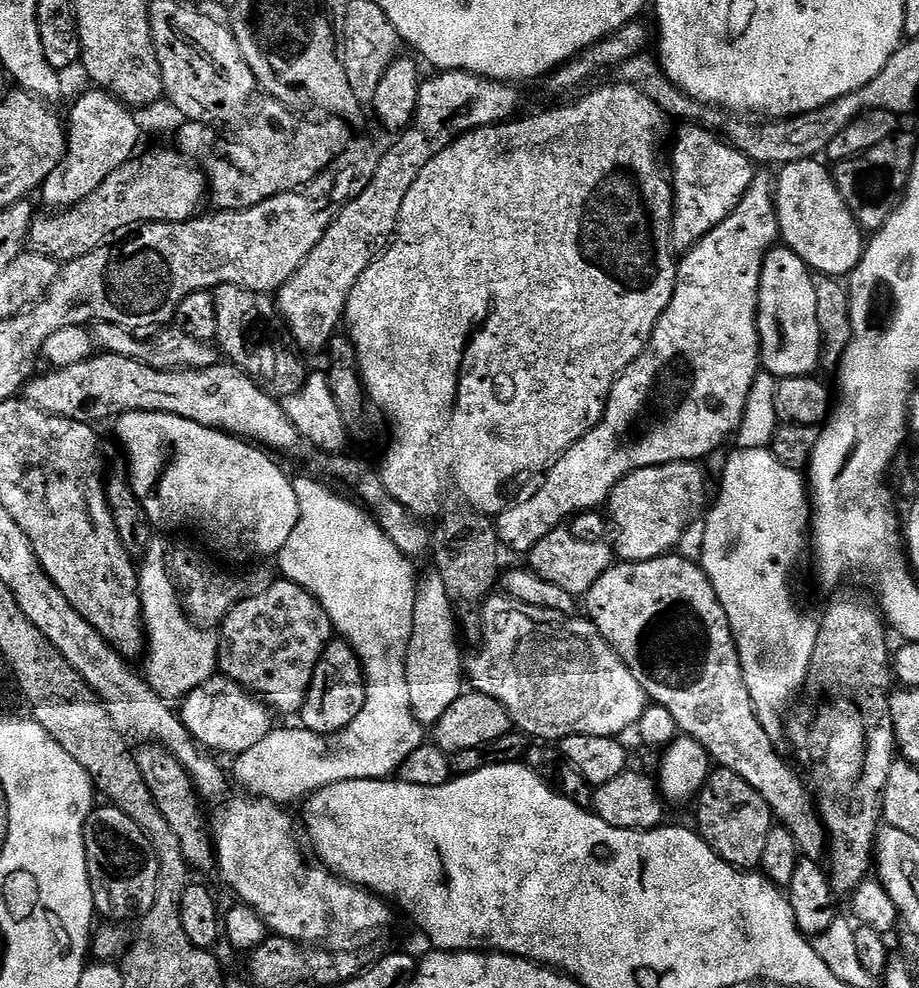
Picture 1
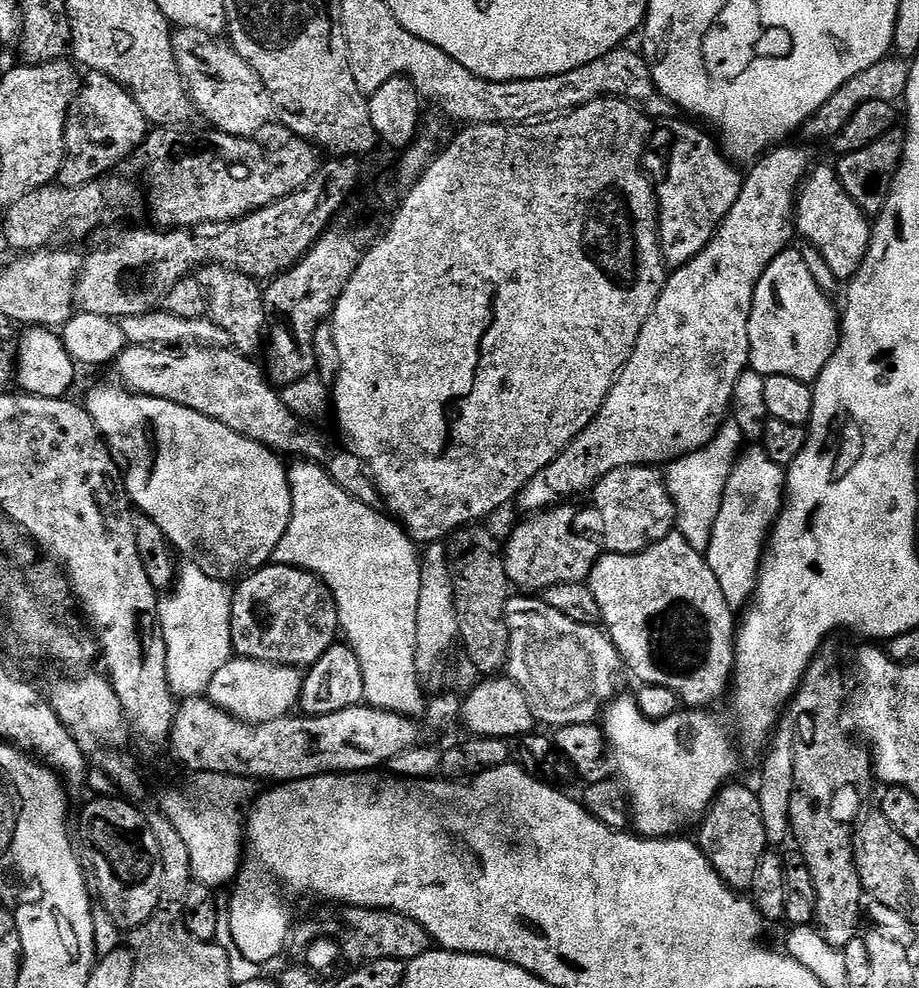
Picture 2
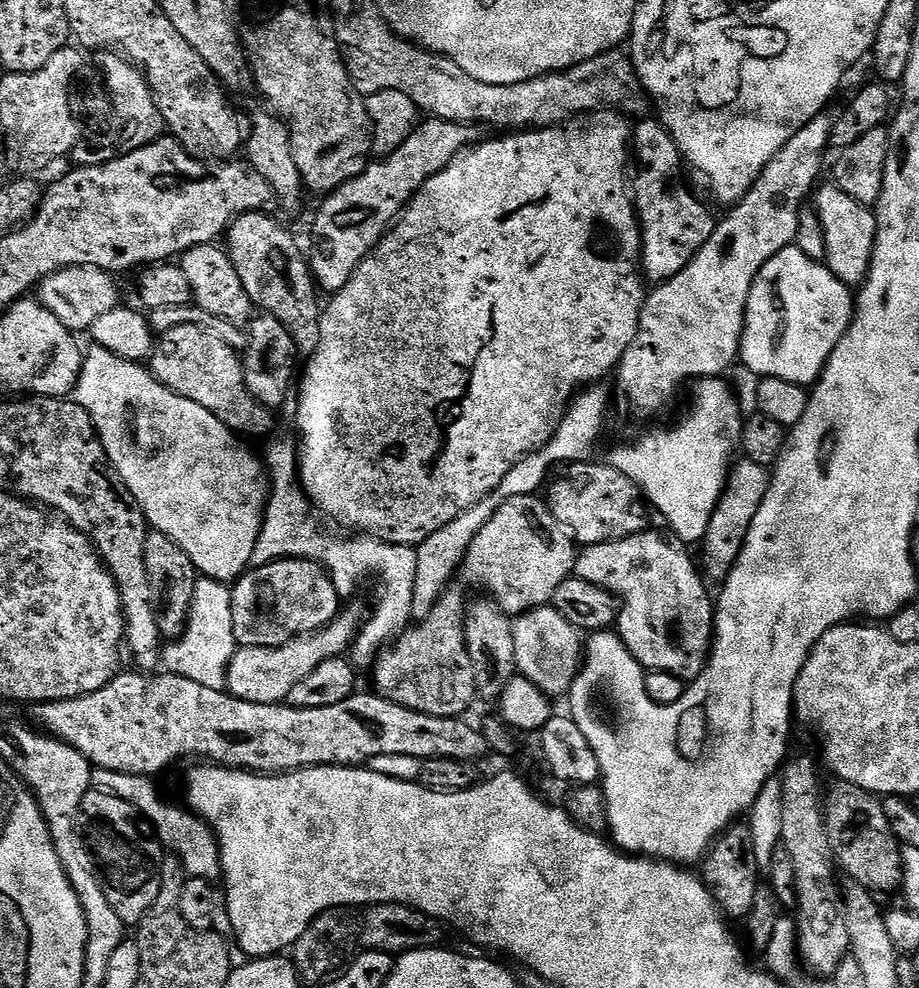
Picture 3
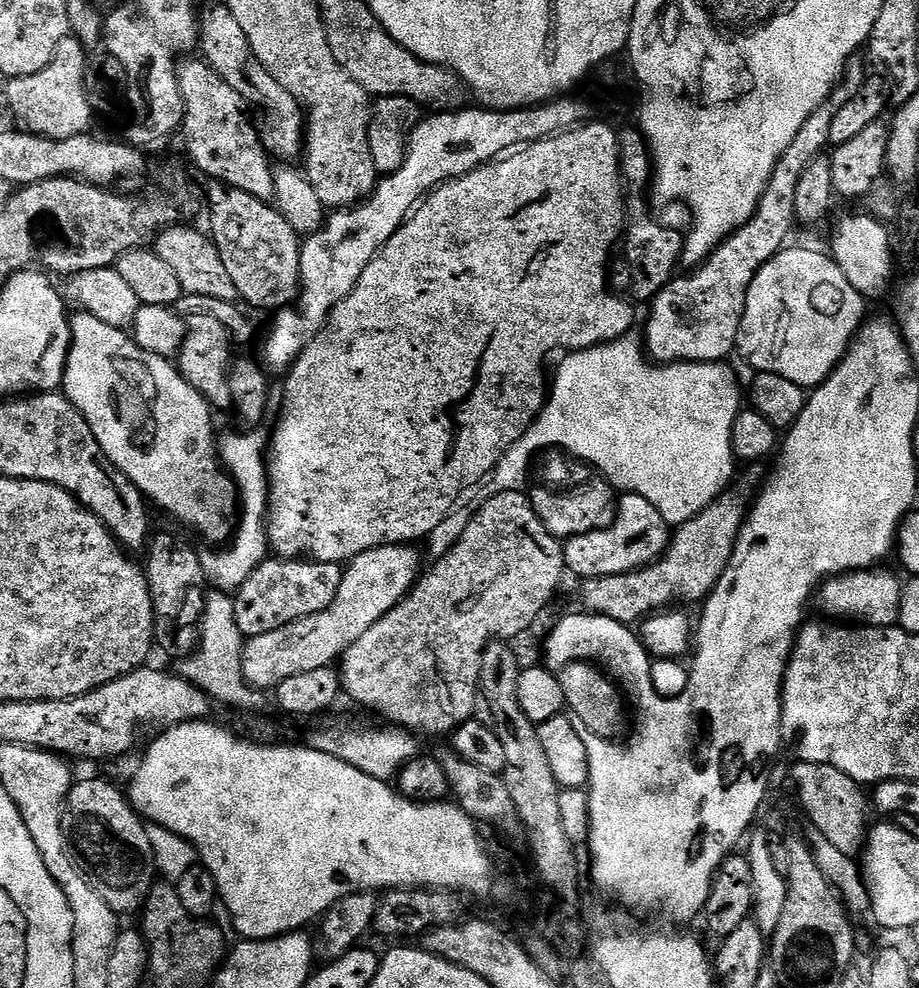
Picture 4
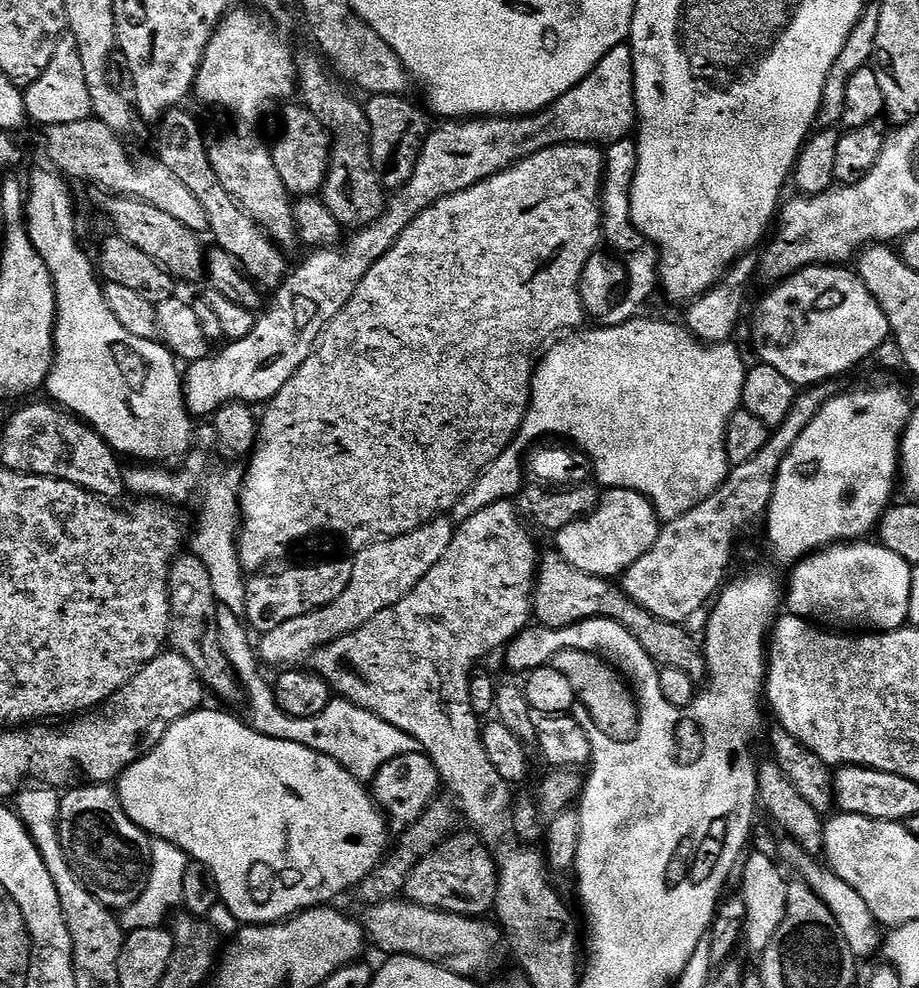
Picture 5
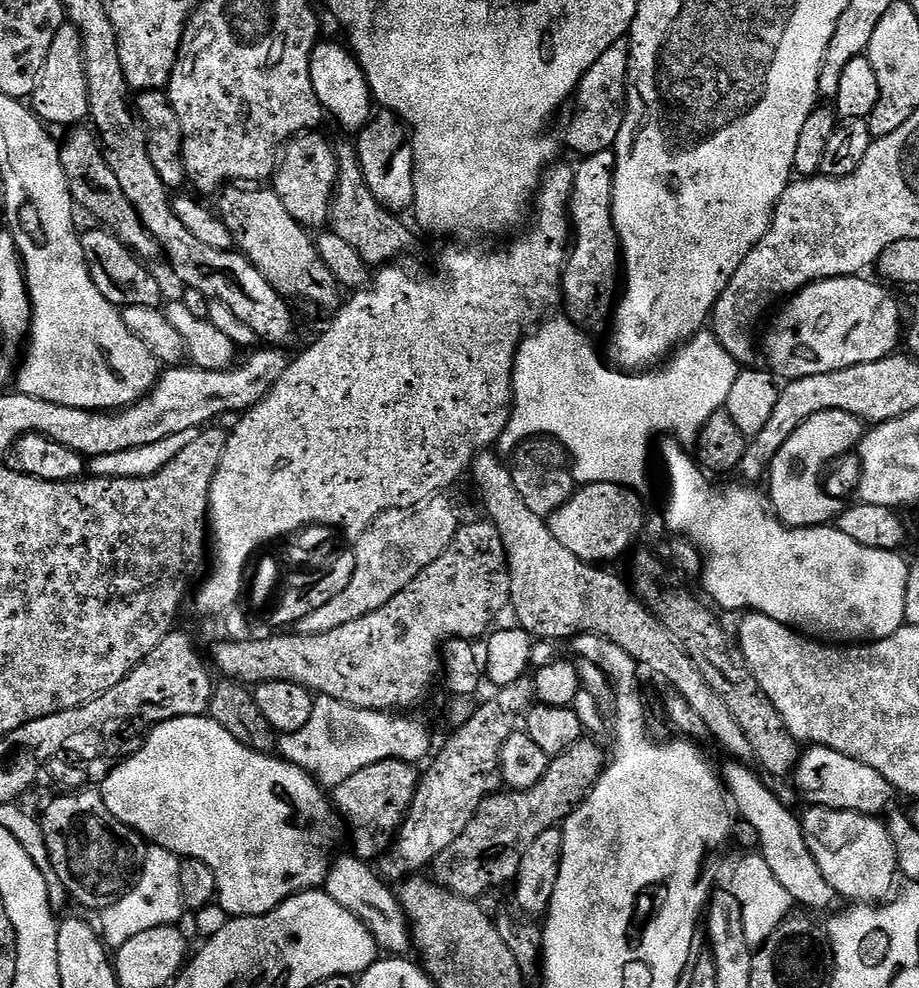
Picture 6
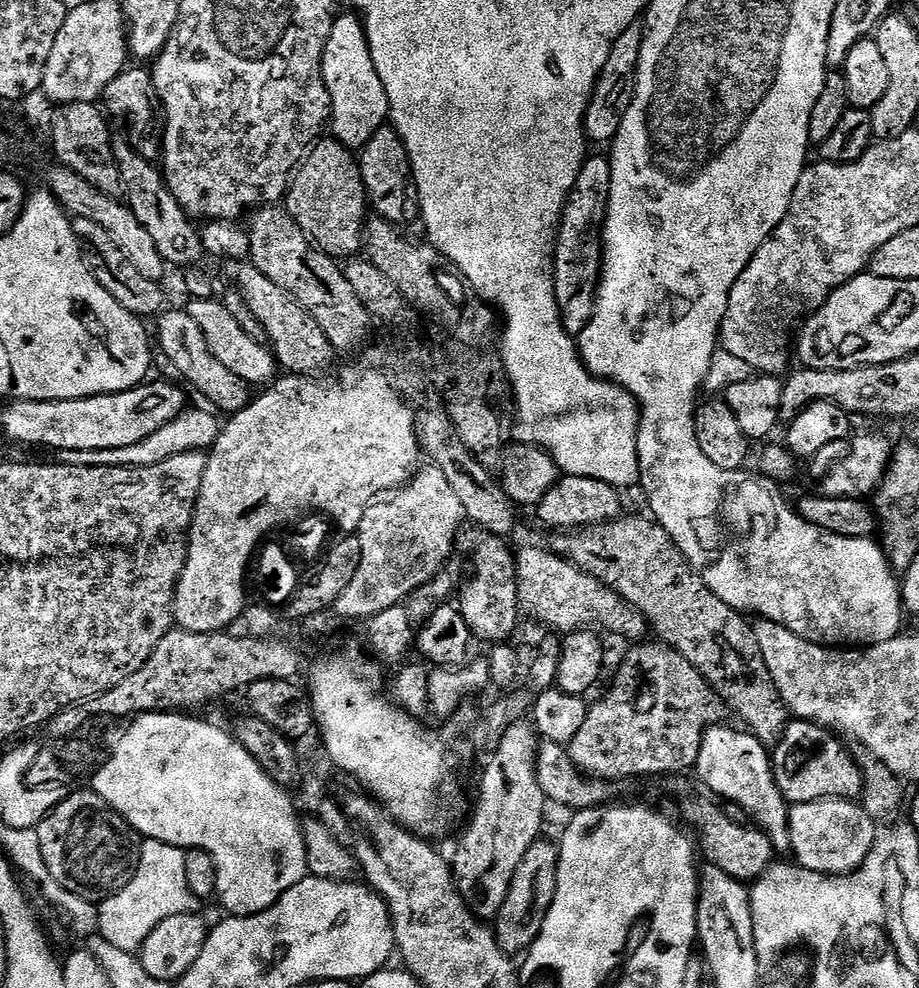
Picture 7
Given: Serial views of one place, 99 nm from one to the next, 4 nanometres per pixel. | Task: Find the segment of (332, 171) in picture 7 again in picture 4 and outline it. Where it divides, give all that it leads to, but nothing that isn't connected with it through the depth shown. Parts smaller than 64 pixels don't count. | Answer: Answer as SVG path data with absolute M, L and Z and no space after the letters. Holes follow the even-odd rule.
M226 6L210 8L199 17L198 48L204 51L203 59L224 79L226 86L234 86L234 90L242 94L249 109L254 110L256 128L260 131L260 140L269 157L280 162L299 161L306 148L305 109L270 75L266 66L262 66L262 62L258 62L258 58L252 55L250 42L246 42L246 34L242 34L242 26L238 26L232 11Z

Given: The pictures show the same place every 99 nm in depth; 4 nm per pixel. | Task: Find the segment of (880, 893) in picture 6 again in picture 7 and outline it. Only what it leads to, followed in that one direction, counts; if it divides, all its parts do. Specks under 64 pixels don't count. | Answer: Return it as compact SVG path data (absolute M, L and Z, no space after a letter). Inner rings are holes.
M831 796L825 800L793 804L789 807L788 814L788 830L792 838L791 853L793 855L796 854L794 860L799 867L811 872L822 872L825 876L851 874L866 862L866 858L876 845L876 837L878 835L877 821L872 820L870 814L856 800L840 800L837 796Z

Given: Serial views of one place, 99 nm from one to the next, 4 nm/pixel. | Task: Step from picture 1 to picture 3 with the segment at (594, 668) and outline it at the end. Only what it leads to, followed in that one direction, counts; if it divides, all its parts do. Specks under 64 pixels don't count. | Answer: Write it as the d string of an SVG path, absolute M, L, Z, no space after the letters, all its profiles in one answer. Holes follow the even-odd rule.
M545 606L515 617L512 633L517 673L534 682L550 698L567 697L572 691L574 678L580 673L586 647L580 629L570 626L556 608Z

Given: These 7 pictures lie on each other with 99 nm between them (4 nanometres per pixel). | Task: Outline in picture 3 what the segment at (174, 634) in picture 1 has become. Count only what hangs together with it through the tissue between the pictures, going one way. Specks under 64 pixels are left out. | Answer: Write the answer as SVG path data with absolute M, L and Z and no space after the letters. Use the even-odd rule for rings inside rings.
M197 579L192 610L188 614L188 624L183 634L163 649L163 667L176 676L190 678L190 682L223 689L227 685L228 667L237 647L234 638L231 587L219 580Z

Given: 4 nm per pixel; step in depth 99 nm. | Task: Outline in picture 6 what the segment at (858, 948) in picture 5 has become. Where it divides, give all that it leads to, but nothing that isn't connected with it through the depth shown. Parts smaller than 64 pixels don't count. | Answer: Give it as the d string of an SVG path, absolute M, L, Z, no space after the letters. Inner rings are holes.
M736 760L730 762L732 763L722 770L722 779L732 795L732 800L736 804L737 813L741 816L741 819L743 821L746 819L759 833L758 838L763 848L760 850L760 854L764 857L767 865L770 866L770 870L774 871L774 876L786 888L795 903L799 905L802 903L810 908L818 908L820 910L832 907L836 900L838 901L837 890L822 874L821 868L817 864L817 858L809 848L803 821L798 816L795 816L752 769L742 765L745 763Z

